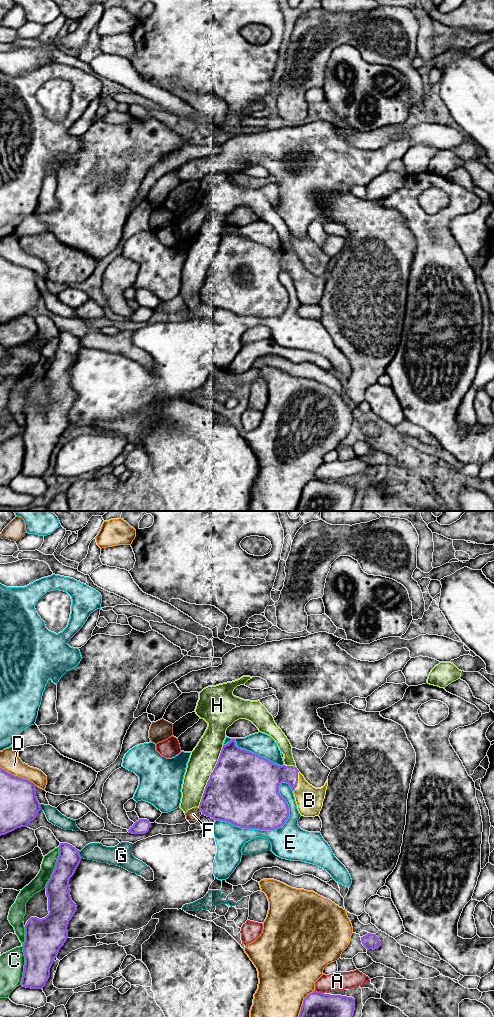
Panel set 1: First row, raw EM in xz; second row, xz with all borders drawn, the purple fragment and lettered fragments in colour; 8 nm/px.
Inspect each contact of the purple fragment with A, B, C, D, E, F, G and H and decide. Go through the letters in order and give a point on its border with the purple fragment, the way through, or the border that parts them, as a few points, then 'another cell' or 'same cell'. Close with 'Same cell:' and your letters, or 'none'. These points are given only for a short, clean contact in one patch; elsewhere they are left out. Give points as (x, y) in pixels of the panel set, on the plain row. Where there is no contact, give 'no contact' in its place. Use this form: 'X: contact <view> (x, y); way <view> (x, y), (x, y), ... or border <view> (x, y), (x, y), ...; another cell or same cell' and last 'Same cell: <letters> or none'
A: contact xz (319, 480); another cell
B: contact xz (297, 269); way xz (267, 264), (292, 264), (297, 269), (309, 288); same cell
C: contact xz (24, 443); another cell
D: contact xz (17, 264); another cell
E: contact xz (275, 316); another cell
F: contact xz (199, 296); border xz (198, 296), (200, 298); another cell
G: contact xz (79, 342); another cell
H: contact xz (210, 264); another cell
Same cell: B

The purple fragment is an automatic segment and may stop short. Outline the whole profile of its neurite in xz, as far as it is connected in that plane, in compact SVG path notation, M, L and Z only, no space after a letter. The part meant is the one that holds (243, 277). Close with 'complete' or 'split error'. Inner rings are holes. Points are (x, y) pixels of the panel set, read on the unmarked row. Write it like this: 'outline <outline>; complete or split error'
outline M232 227L223 233L218 250L205 275L199 297L202 303L241 316L274 318L285 312L289 295L279 281L282 270L290 273L301 304L319 304L325 287L328 267L321 276L310 273L294 254L277 253L255 241L241 237Z; split error

